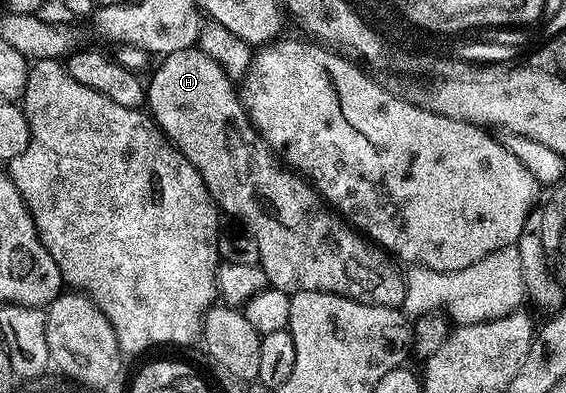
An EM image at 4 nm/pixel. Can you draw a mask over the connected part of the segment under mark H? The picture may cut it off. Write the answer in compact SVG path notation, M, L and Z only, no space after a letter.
M196 46L187 49L179 49L175 53L164 56L160 60L161 63L157 68L152 68L153 76L147 79L147 111L156 119L166 137L183 153L183 157L187 157L187 161L191 161L191 165L195 165L195 169L199 173L199 177L203 177L203 181L207 185L207 189L211 193L214 203L222 212L225 211L233 219L238 219L240 226L248 230L250 235L255 237L255 241L259 241L259 266L263 269L263 273L267 273L269 278L269 286L296 293L299 291L322 291L323 293L331 293L339 297L347 297L351 301L359 301L367 305L383 305L384 307L400 308L403 297L405 296L405 275L402 268L391 258L388 251L377 246L376 243L370 241L366 236L358 233L346 220L342 219L336 211L330 209L325 200L321 198L318 192L314 191L312 186L302 176L294 173L288 166L283 165L282 160L278 158L272 147L261 138L250 122L248 115L245 114L245 107L242 106L238 88L235 86L234 80L228 73L220 67L219 64L211 57L207 57L207 53L203 53Z

